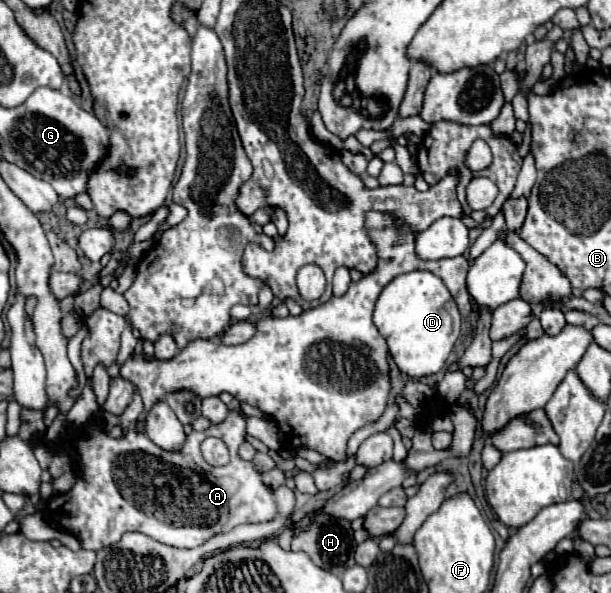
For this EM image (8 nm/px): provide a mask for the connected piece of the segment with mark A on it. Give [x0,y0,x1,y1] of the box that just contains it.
[46,410,278,550]

